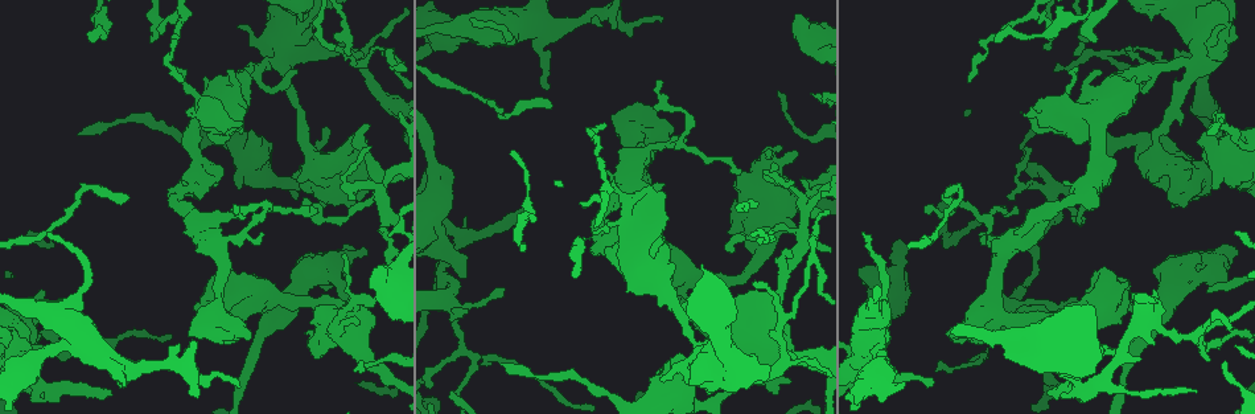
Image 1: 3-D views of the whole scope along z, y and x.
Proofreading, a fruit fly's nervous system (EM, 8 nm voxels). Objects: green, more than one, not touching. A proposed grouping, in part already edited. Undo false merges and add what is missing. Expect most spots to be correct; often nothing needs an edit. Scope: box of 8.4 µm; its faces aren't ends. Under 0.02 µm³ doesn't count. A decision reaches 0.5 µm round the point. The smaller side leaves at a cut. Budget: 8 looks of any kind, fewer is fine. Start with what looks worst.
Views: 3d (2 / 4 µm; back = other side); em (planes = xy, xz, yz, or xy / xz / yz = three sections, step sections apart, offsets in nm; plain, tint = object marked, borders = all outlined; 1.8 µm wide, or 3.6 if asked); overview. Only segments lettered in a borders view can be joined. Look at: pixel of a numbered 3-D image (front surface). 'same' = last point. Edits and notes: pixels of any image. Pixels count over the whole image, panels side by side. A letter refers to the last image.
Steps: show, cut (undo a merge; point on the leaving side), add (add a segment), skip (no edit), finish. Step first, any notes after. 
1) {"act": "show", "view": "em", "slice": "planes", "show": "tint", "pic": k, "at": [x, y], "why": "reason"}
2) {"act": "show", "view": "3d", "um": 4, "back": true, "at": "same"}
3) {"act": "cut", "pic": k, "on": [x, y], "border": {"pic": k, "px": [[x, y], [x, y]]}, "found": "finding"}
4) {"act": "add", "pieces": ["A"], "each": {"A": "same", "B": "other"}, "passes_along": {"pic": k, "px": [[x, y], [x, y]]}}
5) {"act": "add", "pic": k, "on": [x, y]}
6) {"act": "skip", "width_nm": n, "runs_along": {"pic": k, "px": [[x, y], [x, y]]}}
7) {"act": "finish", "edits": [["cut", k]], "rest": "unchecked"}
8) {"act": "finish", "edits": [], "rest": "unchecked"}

{"act": "show", "view": "3d", "um": 4, "back": true, "pic": 1, "at": [239, 188], "why": "free end"}

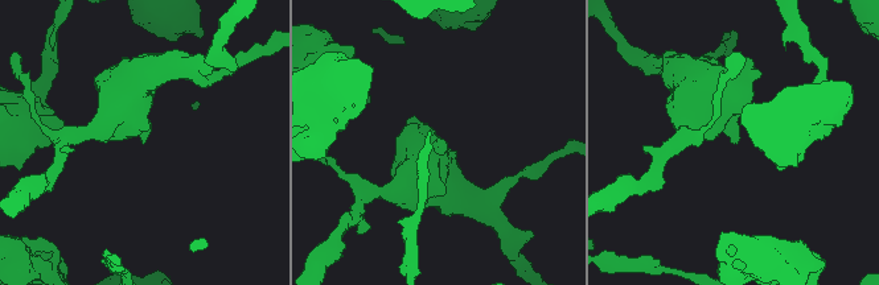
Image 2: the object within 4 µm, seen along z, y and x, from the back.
{"act": "show", "view": "em", "um": 3.6, "slice": "planes", "show": "plain", "pic": 2, "at": [438, 138], "why": "now the EM"}

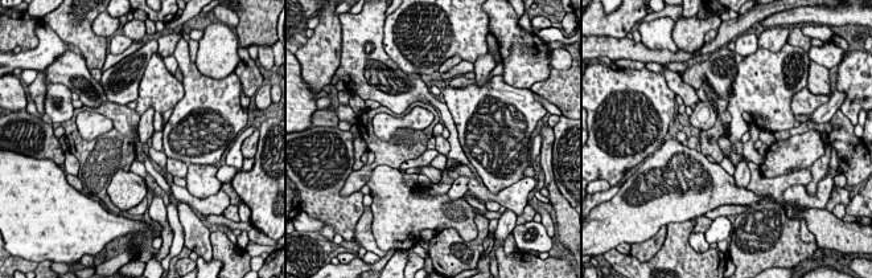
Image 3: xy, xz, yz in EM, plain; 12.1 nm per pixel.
{"act": "show", "view": "em", "um": 3.6, "slice": "planes", "show": "borders", "at": "same", "why": "see the neighbours"}

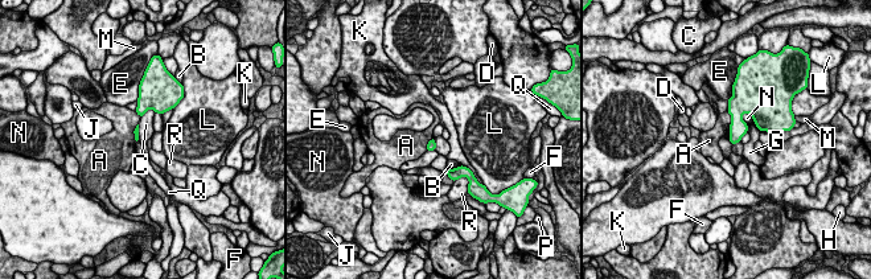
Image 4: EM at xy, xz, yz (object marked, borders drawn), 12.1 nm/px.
{"act": "skip", "each": {"A": "other", "B": "other", "C": "other", "D": "other", "E": "other", "F": "other", "G": "other", "H": "other", "J": "other", "K": "other", "L": "other", "M": "other", "N": "other", "P": "other", "Q": "other", "R": "other"}, "border": {"pic": 4, "px": [[138, 123], [134, 130], [135, 142]]}, "found": "none of them fits"}

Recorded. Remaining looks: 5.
{"act": "show", "view": "em", "slice": "xy", "step": 8, "show": "borders", "pic": 1, "at": [381, 190], "why": "three-way junction"}

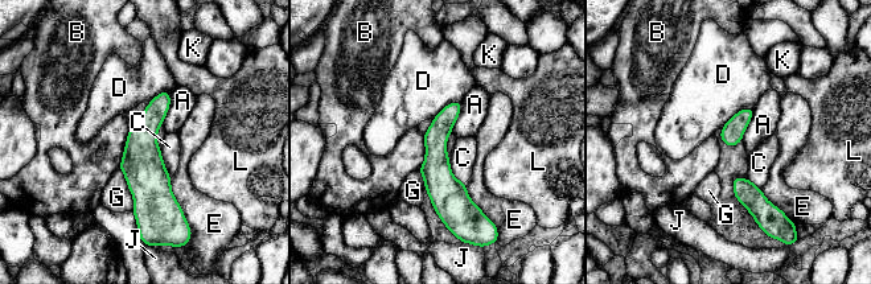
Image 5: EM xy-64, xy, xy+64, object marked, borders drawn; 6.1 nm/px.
{"act": "skip", "each": {"A": "other", "B": "other", "C": "other", "D": "other", "E": "other", "G": "other", "J": "other", "K": "other", "L": "other"}, "found": "continuous, no second neuron"}

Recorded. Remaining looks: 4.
{"act": "show", "view": "em", "um": 3.6, "slice": "planes", "show": "borders", "pic": 1, "at": [886, 292], "why": "calibre changes"}

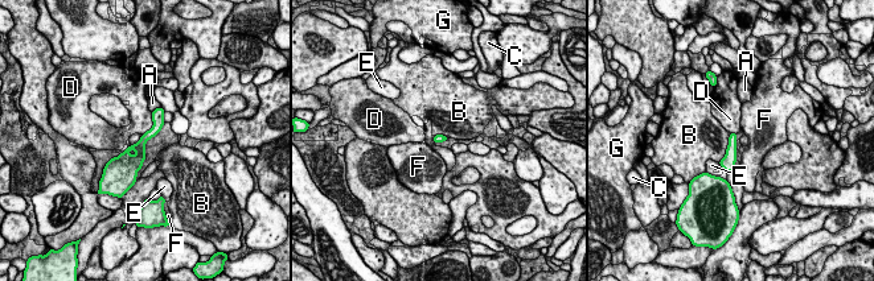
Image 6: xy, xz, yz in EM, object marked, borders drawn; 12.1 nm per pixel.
{"act": "skip", "each": {"A": "other", "B": "other", "C": "other", "D": "other", "E": "other", "F": "other", "G": "other"}, "border": {"pic": 6, "px": [[729, 136], [726, 153], [718, 162]]}, "found": "continuous, no second neuron"}

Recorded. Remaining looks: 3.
{"act": "finish", "edits": [], "rest": "unchecked"}

